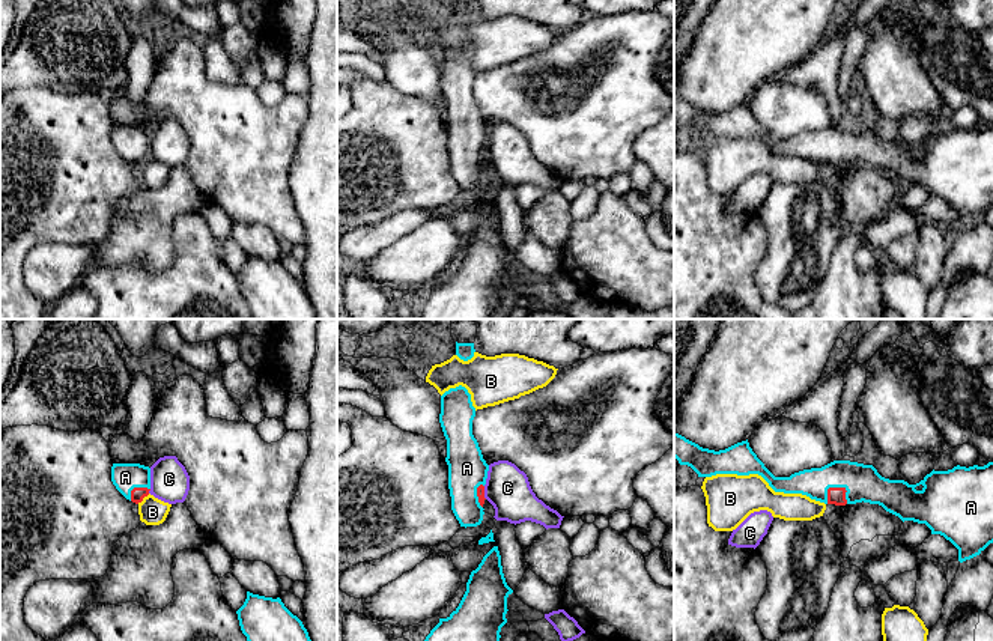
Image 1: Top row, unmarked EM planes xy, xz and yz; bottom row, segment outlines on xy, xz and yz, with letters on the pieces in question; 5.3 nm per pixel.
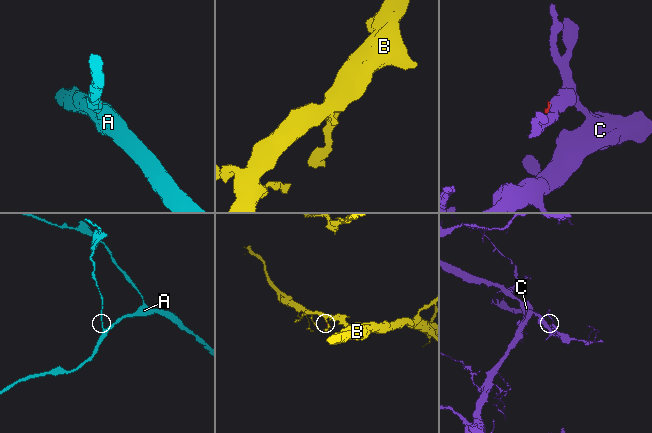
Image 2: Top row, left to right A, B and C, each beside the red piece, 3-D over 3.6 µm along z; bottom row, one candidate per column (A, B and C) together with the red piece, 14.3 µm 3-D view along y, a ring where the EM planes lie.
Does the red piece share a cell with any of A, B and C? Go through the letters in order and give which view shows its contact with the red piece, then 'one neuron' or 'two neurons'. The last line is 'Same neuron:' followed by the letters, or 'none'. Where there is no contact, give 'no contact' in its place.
A: contact in yz; one neuron
B: contact in xy; two neurons
C: contact in xy; two neurons
Same neuron: A

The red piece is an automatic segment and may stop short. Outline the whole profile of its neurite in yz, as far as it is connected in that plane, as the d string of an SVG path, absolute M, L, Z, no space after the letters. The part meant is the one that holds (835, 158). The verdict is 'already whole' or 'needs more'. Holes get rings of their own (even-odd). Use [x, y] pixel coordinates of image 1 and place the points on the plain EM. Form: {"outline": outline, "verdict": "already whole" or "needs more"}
{"outline": "M674 95L674 120L691 129L698 140L716 137L761 138L775 155L802 156L811 163L846 169L856 166L879 167L903 185L925 187L931 197L940 197L958 212L963 226L979 218L993 206L993 125L984 129L954 129L948 134L931 134L919 146L882 140L873 128L850 123L834 123L821 131L803 132L790 140L775 140L749 110L748 102L725 113L709 113Z", "verdict": "needs more"}

